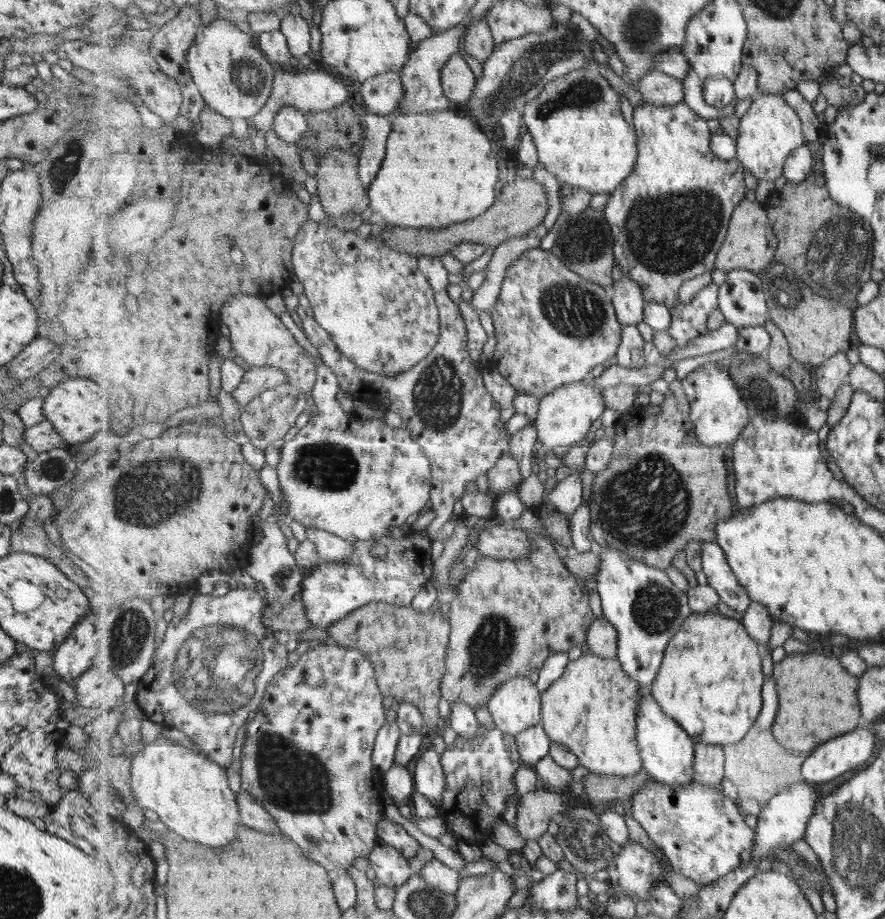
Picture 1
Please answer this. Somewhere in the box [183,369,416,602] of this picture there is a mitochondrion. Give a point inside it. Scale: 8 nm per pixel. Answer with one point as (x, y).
(320, 465)

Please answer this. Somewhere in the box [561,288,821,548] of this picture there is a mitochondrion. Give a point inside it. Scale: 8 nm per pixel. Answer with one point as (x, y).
(758, 386)

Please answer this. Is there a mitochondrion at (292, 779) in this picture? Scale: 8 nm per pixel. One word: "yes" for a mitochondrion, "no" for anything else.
yes

